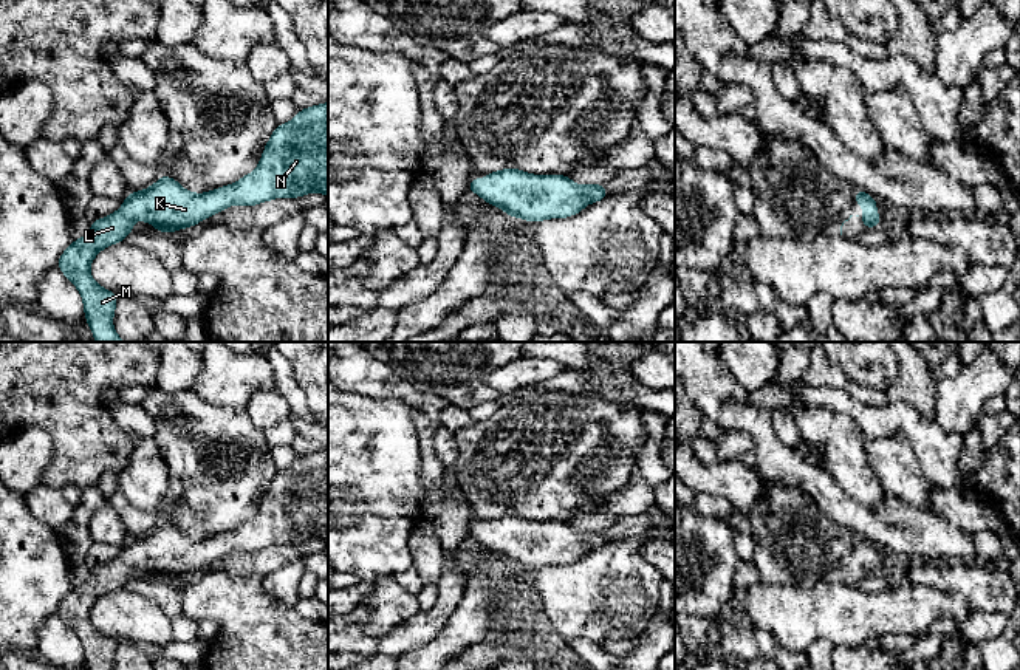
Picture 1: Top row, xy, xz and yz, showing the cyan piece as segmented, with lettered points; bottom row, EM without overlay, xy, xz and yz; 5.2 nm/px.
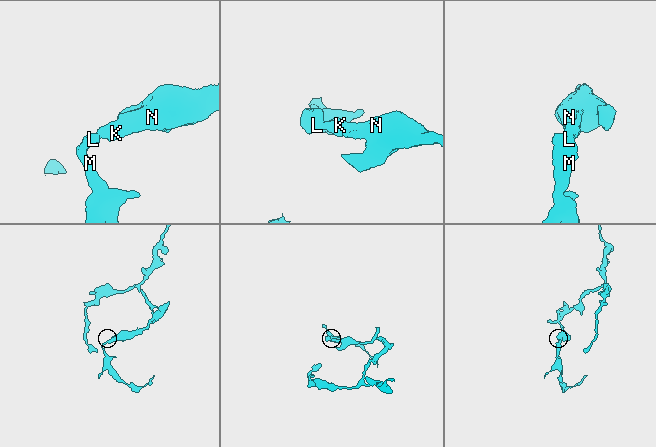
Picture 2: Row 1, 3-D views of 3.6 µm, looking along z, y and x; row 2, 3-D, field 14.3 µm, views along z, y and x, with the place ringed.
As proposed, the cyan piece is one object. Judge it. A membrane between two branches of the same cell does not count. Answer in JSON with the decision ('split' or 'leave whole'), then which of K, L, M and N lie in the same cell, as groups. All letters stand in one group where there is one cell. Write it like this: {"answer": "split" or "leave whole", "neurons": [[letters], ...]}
{"answer": "leave whole", "neurons": [["K", "L", "M", "N"]]}

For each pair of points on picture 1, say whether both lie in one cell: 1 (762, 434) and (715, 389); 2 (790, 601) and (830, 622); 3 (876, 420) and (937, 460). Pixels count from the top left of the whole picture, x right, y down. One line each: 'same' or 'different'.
1: same
2: same
3: same

